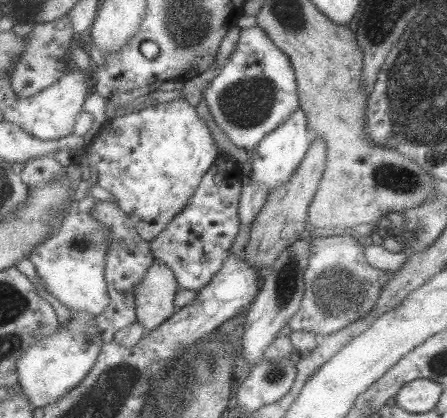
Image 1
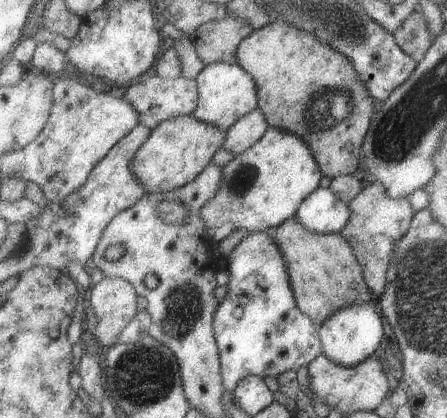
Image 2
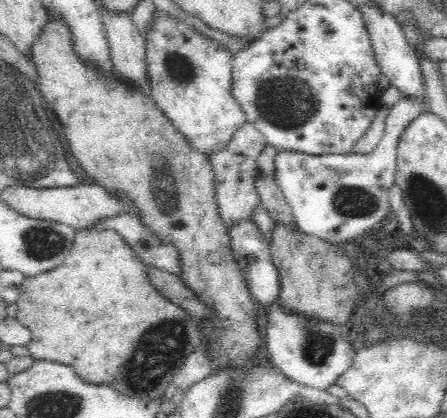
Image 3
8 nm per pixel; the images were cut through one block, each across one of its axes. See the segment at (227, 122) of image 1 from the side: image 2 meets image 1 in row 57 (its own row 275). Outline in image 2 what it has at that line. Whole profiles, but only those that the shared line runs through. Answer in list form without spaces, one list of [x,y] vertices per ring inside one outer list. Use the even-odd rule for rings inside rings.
[[[273,230],[250,233],[248,238],[229,258],[231,273],[228,283],[228,294],[216,312],[216,330],[221,358],[223,360],[224,382],[228,392],[236,392],[236,388],[250,375],[275,375],[277,378],[289,370],[298,370],[309,366],[319,359],[324,352],[321,327],[300,308],[292,276],[288,270],[288,260],[274,238]]]

